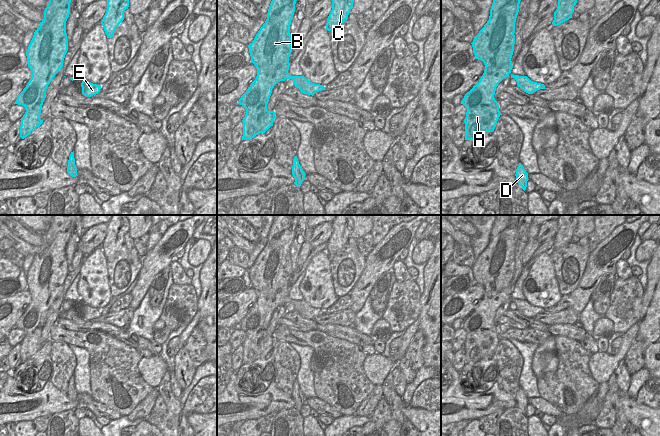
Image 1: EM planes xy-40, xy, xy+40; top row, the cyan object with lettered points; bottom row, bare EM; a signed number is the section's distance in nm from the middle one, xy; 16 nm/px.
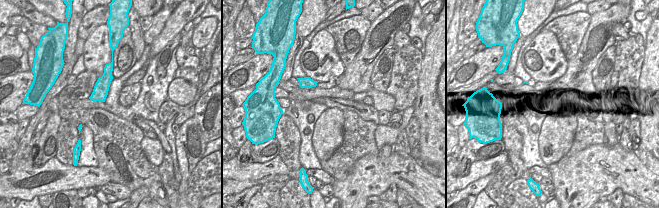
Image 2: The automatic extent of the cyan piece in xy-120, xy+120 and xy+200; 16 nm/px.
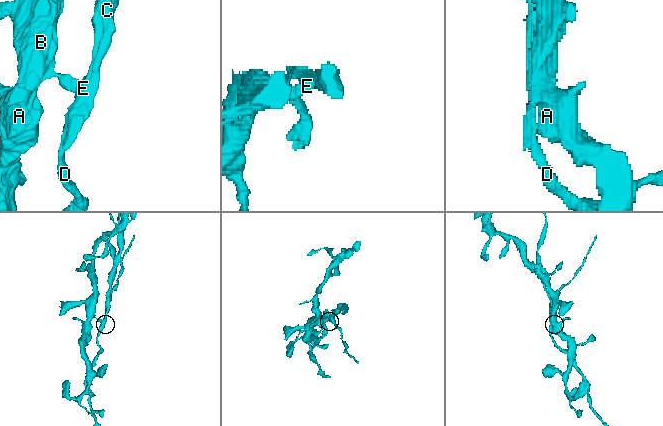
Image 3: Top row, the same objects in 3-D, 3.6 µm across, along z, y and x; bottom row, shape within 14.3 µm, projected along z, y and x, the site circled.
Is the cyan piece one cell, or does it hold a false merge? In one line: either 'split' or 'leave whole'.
split

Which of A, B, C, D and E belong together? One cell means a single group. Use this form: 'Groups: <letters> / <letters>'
Groups: A B / C D E

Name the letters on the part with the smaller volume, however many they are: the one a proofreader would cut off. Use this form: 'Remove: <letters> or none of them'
Remove: C, D, E

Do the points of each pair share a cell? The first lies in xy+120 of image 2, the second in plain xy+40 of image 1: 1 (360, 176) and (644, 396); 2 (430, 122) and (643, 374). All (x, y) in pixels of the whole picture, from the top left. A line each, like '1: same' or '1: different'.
1: different
2: different

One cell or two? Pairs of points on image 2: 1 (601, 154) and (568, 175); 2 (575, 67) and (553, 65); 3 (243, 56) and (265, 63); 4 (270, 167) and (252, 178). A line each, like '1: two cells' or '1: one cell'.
1: one cell
2: two cells
3: two cells
4: one cell

